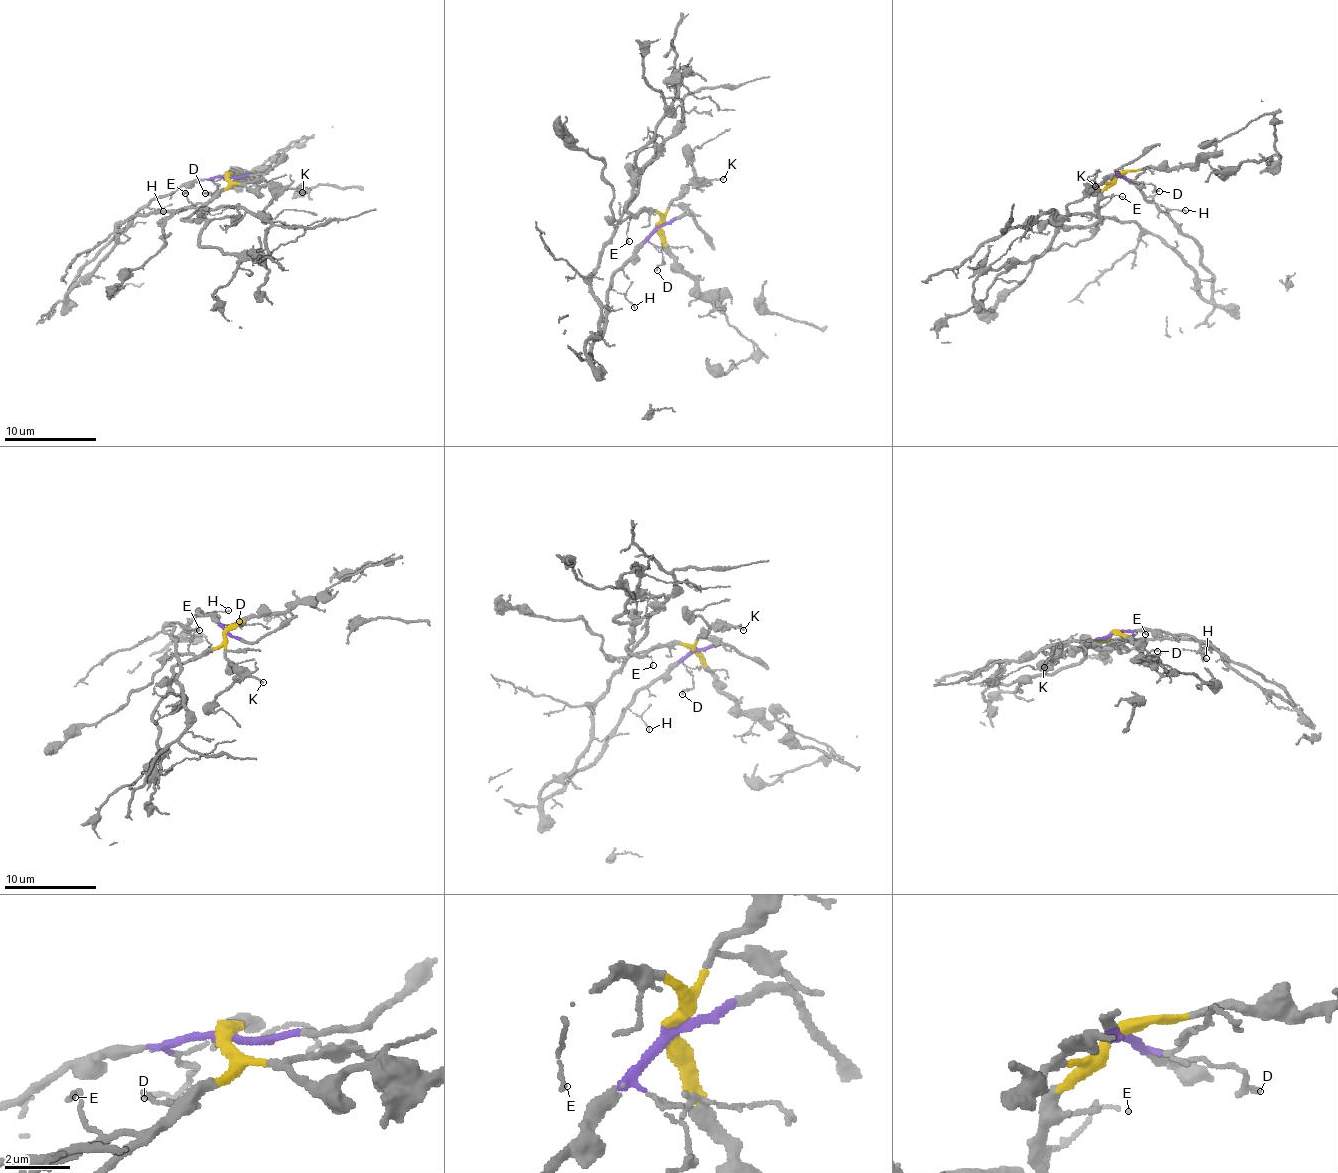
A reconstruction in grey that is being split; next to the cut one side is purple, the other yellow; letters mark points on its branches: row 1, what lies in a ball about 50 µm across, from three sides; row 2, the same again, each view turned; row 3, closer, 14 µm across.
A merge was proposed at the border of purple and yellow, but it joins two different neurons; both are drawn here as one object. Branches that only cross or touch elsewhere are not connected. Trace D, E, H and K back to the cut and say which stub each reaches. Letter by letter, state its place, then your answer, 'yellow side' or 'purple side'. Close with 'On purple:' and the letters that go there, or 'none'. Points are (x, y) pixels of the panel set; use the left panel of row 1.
D: at (205, 193); purple side
E: at (185, 193); yellow side
H: at (163, 211); purple side
K: at (302, 192); yellow side
On purple: D, H

